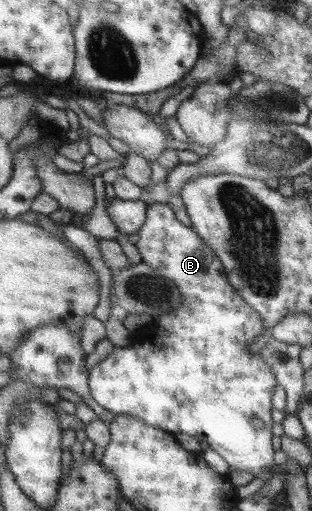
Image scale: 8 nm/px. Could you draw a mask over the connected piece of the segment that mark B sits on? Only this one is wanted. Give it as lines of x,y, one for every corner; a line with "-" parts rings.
169,204
147,206
145,220
137,234
138,240
133,244
140,254
140,260
157,275
172,282
182,299
169,313
152,317
153,322
148,326
152,337
146,355
142,355
141,350
138,350
138,357
134,353
122,357
112,353
114,363
104,363
102,359
91,367
87,384
92,399
114,415
138,417
146,425
173,435
186,433
198,441
204,441
226,461
229,471
246,471
254,477
263,476
274,464
270,441
273,423
271,397
277,381
264,360
247,348
250,341
252,343
263,334
263,319
230,285
218,256
191,227
176,220

